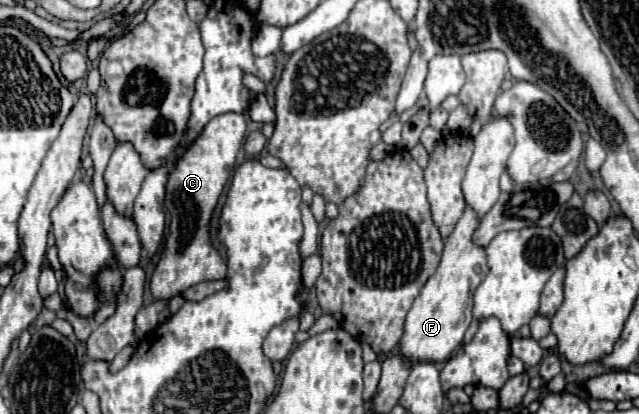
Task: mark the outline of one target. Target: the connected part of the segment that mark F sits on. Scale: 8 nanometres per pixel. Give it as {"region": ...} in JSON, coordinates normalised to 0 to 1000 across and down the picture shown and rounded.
{"region":[[[732,500],[695,587],[695,611],[682,659],[670,674],[670,684],[651,717],[645,746],[638,751],[632,804],[623,829],[626,857],[632,862],[632,882],[651,882],[654,872],[692,877],[704,862],[714,838],[723,833],[723,814],[739,775],[742,698],[754,684],[754,669],[761,669],[764,659],[761,606],[739,587],[739,563],[748,539],[751,529]]]}

